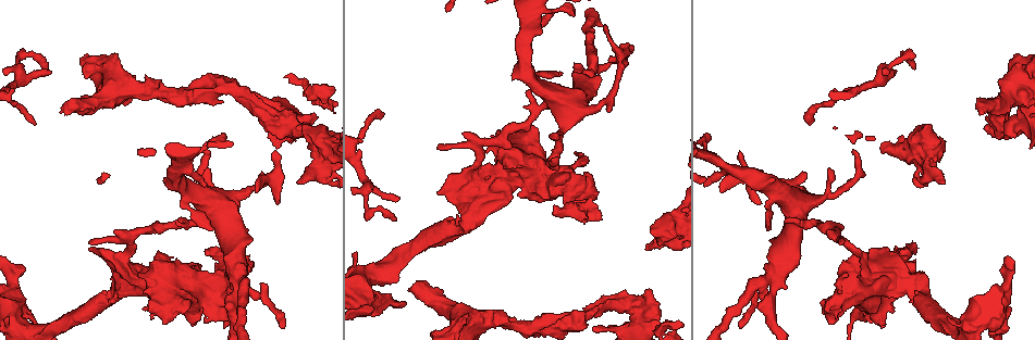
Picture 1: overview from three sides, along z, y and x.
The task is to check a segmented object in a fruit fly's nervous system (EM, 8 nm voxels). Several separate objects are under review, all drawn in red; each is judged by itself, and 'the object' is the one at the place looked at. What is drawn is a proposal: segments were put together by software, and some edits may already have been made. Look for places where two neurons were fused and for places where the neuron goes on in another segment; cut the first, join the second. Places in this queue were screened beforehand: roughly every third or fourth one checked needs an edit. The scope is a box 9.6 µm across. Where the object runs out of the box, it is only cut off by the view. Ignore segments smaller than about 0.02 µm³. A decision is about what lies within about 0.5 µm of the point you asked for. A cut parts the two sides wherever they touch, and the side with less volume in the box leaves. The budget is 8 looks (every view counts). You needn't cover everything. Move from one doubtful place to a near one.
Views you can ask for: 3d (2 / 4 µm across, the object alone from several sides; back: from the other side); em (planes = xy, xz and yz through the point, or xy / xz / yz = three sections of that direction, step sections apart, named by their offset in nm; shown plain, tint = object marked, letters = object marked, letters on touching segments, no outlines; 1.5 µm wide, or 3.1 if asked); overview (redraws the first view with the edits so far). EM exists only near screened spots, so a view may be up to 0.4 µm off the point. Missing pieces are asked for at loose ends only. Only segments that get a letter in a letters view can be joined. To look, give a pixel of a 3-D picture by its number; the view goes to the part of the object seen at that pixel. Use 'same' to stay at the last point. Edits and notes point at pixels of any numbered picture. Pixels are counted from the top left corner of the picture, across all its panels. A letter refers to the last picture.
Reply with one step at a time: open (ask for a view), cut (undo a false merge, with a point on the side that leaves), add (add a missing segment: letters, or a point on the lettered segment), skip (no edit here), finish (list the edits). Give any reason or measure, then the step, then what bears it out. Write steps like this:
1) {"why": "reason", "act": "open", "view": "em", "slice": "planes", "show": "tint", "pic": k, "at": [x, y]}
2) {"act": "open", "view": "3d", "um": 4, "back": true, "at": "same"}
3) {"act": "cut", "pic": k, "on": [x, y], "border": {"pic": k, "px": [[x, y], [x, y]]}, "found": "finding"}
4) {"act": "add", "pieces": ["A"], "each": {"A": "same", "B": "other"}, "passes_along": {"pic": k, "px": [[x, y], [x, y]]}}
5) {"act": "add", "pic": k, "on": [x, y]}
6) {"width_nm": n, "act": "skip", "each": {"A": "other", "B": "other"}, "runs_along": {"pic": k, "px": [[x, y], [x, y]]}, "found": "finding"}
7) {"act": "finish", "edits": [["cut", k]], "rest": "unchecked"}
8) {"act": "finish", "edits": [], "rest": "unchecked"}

{"why": "thick end", "act": "open", "view": "3d", "um": 4, "back": true, "pic": 1, "at": [465, 321]}

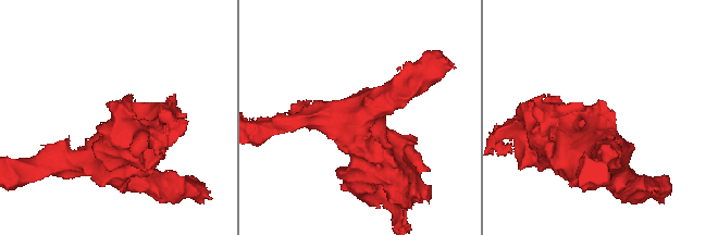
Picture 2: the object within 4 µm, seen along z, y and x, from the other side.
{"why": "need the tissue", "act": "open", "view": "em", "slice": "planes", "show": "letters", "pic": 2, "at": [119, 101]}

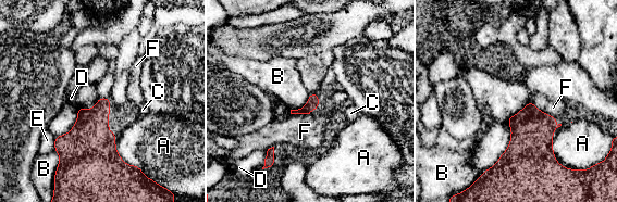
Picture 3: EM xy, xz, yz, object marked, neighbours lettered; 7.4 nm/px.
{"act": "skip", "each": {"A": "other", "B": "other", "C": "other", "D": "other", "E": "other", "F": "other"}, "found": "none of them fits"}

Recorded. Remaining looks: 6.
{"why": "abrupt turn", "act": "open", "view": "3d", "um": 2, "pic": 1, "at": [565, 325]}

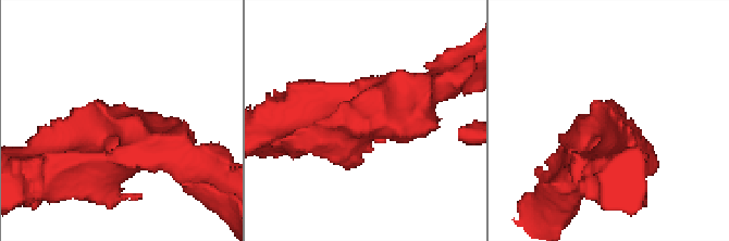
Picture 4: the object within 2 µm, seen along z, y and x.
{"arm_widths_nm": [280, 360], "why": "need the tissue", "act": "open", "view": "em", "slice": "planes", "show": "plain", "pic": 4, "at": [611, 124]}

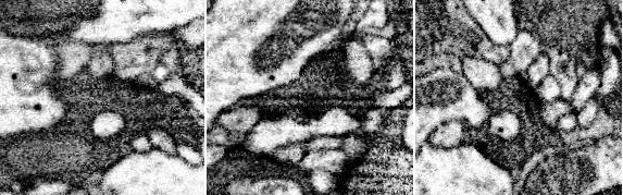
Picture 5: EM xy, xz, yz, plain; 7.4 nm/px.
{"act": "open", "view": "em", "slice": "planes", "show": "letters", "at": "same"}

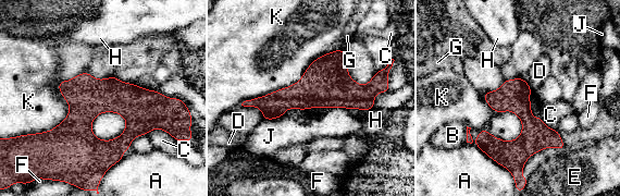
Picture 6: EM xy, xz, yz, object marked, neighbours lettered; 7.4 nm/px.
{"act": "skip", "each": {"A": "other", "B": "other", "C": "other", "D": "other", "E": "other", "F": "other", "G": "other", "H": "other", "J": "other", "K": "other"}, "border": {"pic": 6, "px": [[338, 48], [295, 83], [240, 105]]}, "found": "all the same neuron"}

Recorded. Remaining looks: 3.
{"act": "open", "view": "em", "slice": "planes", "show": "plain", "pic": 1, "at": [412, 285]}

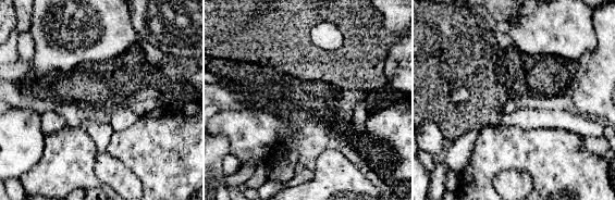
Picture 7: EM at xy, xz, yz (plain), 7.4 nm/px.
{"why": "what lies round it", "act": "open", "view": "em", "slice": "planes", "show": "letters", "at": "same"}

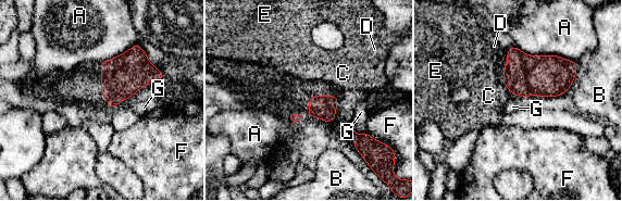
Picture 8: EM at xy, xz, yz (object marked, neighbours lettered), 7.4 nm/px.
{"act": "skip", "each": {"A": "other", "B": "other", "C": "other", "D": "other", "E": "other", "F": "other", "G": "other"}, "found": "no lettered segment goes on from it"}

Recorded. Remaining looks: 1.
{"act": "finish", "edits": [], "rest": "unchecked"}

